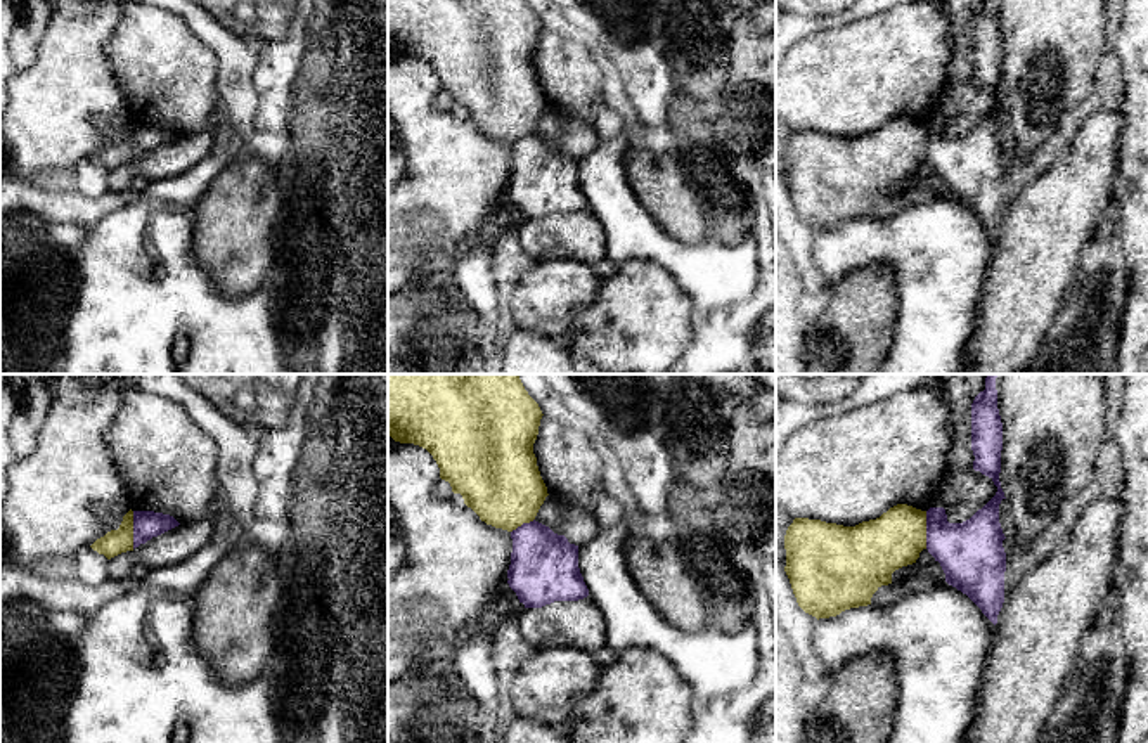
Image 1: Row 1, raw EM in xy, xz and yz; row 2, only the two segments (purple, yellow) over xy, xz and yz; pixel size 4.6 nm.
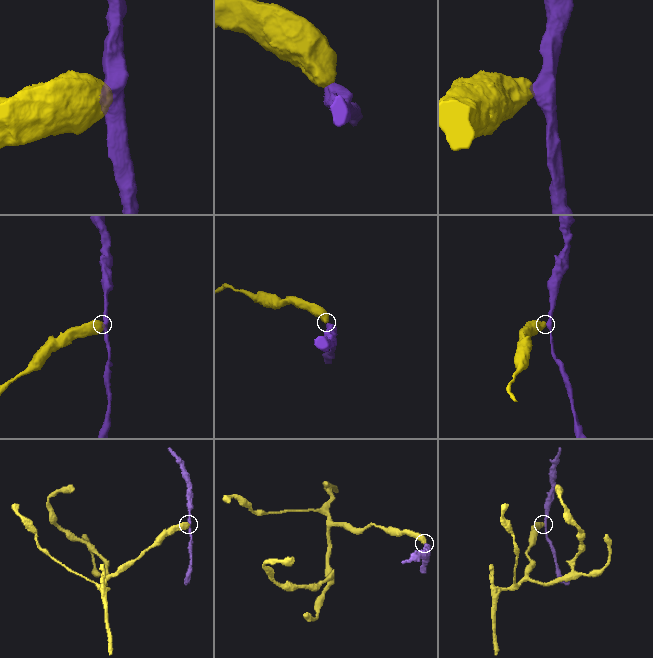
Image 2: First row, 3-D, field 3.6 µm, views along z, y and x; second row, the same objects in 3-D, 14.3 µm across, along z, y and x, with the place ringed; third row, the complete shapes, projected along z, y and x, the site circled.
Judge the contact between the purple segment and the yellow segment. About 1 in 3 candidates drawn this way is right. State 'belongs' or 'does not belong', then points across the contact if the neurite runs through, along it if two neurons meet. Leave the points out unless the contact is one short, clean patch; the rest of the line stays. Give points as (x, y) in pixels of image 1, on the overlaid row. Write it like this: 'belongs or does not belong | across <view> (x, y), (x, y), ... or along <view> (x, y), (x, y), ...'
does not belong | along xy (132, 511), (134, 548)

